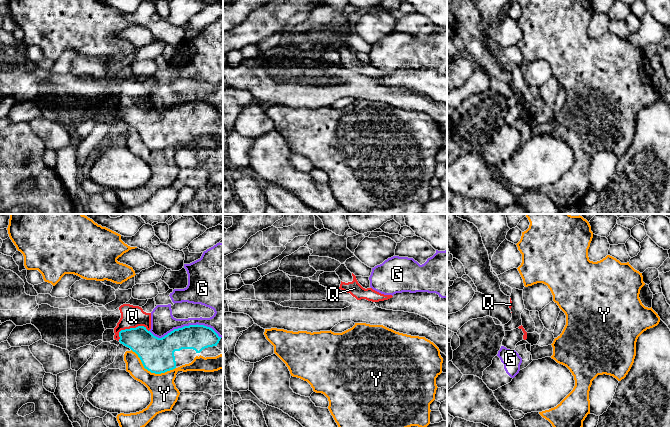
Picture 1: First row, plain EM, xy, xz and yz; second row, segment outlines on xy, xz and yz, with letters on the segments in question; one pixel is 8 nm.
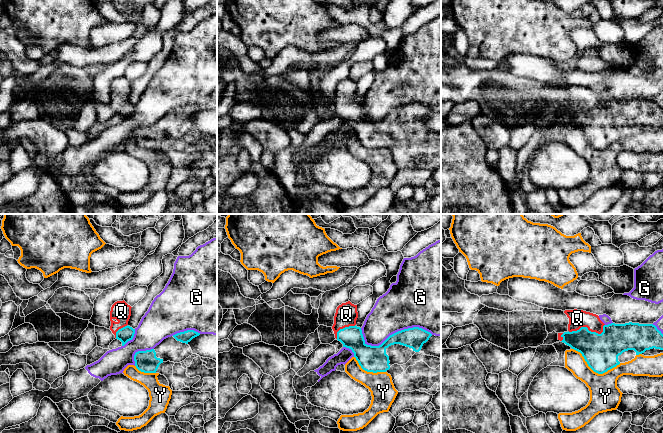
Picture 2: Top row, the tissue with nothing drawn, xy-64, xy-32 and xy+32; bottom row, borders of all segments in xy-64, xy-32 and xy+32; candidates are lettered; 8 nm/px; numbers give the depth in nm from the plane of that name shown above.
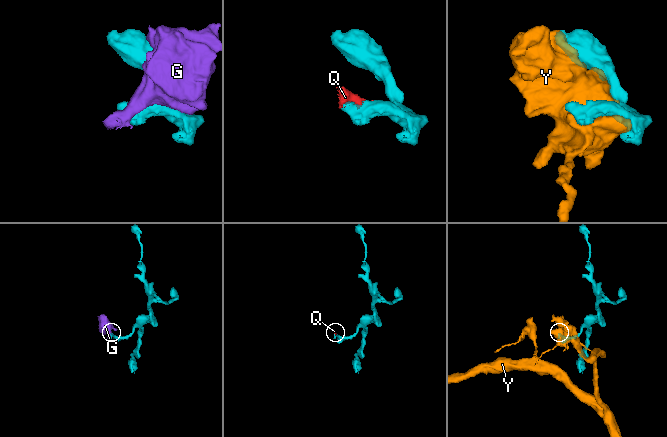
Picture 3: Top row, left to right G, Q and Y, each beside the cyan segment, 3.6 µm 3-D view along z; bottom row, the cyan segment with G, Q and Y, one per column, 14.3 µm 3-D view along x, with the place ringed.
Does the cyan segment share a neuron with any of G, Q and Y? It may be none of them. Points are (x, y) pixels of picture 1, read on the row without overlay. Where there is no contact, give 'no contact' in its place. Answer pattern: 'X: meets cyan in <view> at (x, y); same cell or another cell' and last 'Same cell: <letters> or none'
G: meets cyan in xy at (185, 102); another cell
Q: meets cyan in xy at (130, 104); same cell
Y: meets cyan in xy at (151, 148); another cell
Same cell: Q

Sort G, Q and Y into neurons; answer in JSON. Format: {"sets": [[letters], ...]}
{"sets": [["G"], ["Q"], ["Y"]]}

